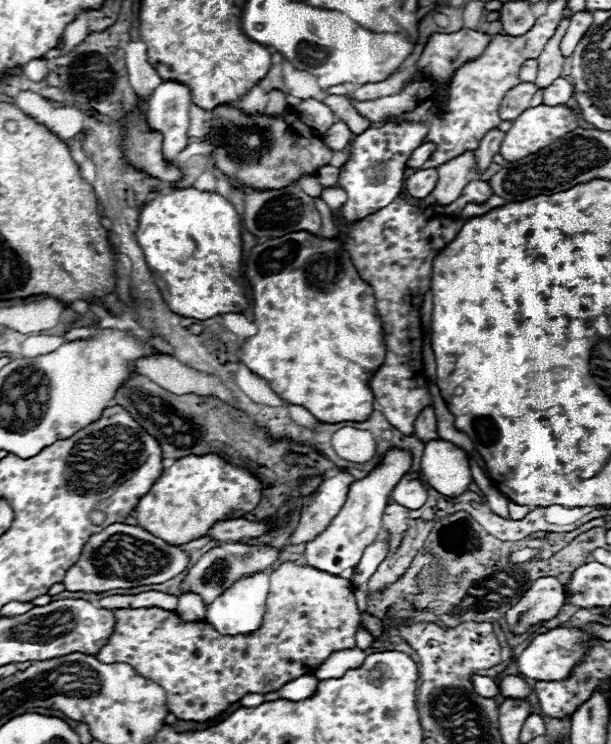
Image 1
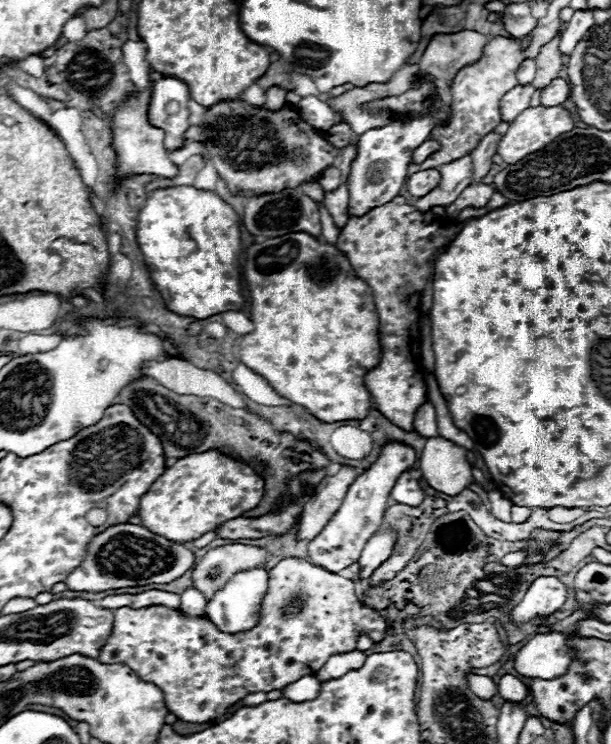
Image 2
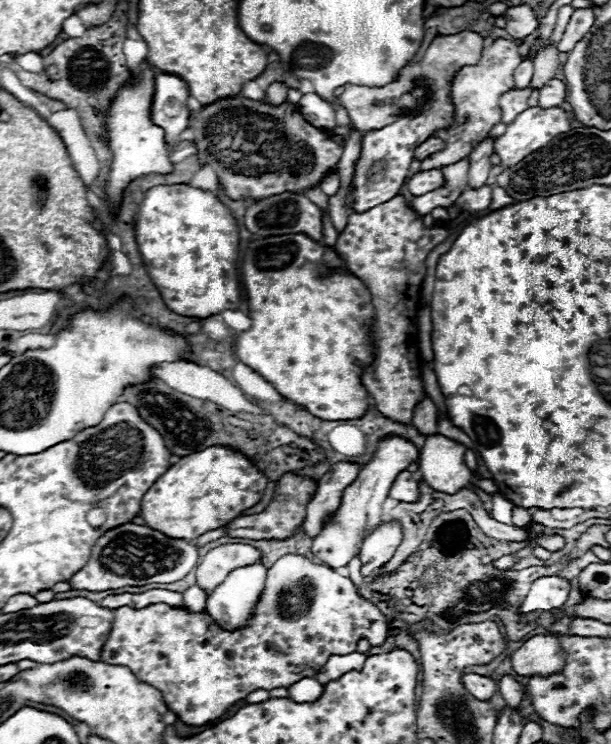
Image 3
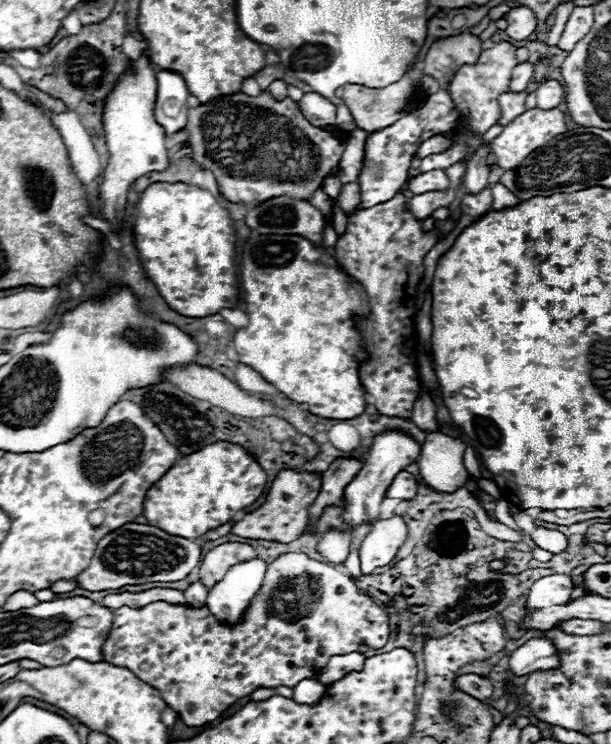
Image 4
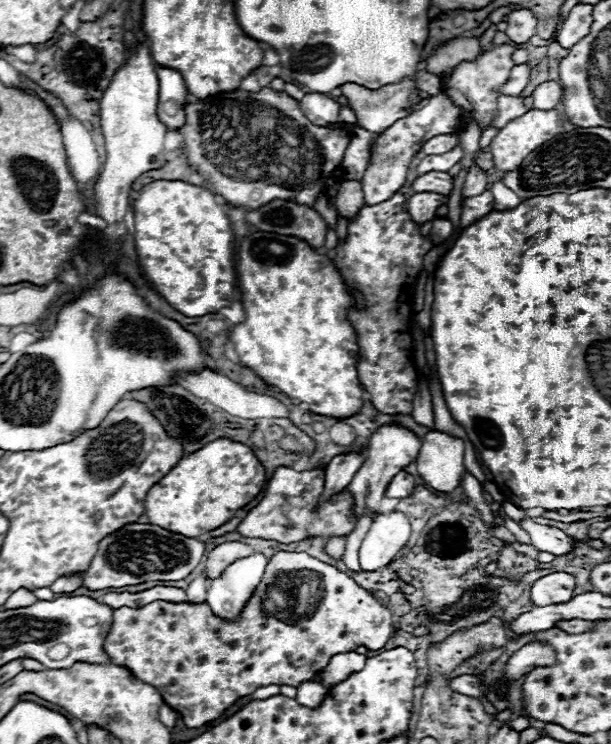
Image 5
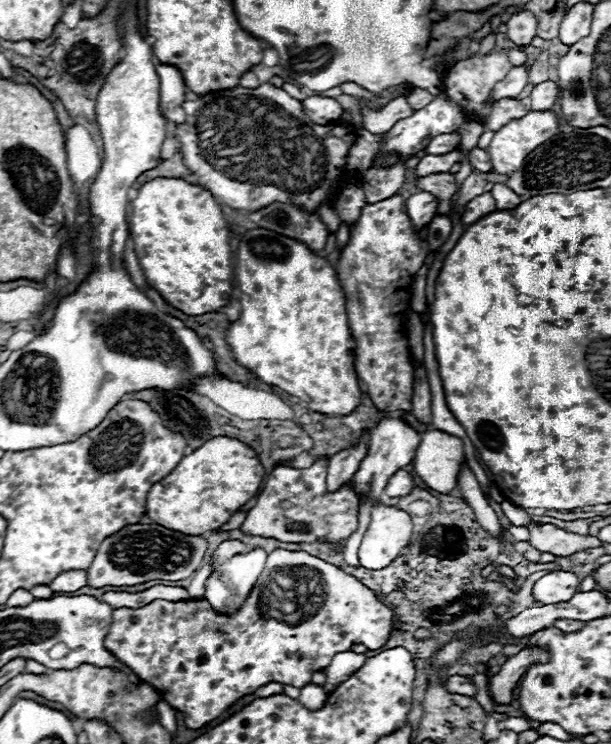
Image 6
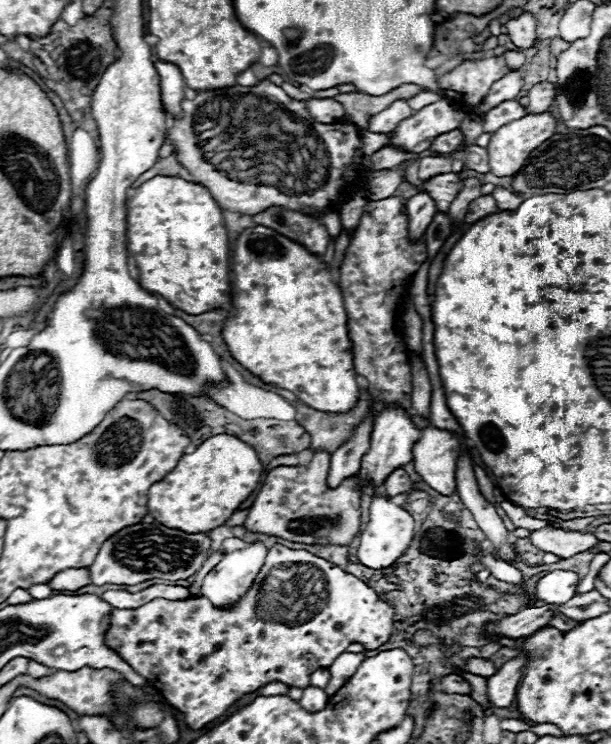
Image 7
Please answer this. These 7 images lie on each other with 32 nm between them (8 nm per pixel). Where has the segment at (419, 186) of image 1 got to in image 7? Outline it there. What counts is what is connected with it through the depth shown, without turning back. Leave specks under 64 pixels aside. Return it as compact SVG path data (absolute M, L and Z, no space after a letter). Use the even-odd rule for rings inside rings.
M438 174L432 180L424 182L424 188L428 194L432 194L432 200L436 202L437 210L448 212L450 202L458 196L458 192L464 188L464 180L458 178L458 174Z

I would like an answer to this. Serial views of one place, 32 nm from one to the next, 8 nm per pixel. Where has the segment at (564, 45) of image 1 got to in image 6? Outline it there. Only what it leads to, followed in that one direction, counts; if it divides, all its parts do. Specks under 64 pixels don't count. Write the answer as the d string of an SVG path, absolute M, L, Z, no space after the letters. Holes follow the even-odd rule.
M578 2L574 4L560 22L560 40L564 44L574 44L580 38L590 34L590 22L592 22L594 4L590 2Z

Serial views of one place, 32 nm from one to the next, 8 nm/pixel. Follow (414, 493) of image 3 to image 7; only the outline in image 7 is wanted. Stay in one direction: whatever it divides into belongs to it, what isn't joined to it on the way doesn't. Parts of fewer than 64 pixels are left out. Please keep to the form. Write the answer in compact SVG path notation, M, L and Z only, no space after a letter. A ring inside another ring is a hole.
M402 468L394 470L394 472L384 480L384 492L386 492L388 496L402 494L402 492L406 492L408 488L412 488L412 482L410 482L408 474L406 474Z

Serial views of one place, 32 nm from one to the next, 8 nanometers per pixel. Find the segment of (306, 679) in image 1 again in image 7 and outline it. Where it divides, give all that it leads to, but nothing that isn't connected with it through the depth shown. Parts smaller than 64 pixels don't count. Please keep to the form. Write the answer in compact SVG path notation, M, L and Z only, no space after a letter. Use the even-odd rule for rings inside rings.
M308 686L308 688L304 688L304 694L302 694L302 698L298 702L300 702L300 706L304 710L318 712L318 710L324 710L324 706L328 704L328 696L324 694L324 690Z

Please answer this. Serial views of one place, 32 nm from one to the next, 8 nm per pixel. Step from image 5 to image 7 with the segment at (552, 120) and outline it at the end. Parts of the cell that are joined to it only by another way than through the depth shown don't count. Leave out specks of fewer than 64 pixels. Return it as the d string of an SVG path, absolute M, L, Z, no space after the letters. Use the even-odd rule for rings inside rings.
M542 112L542 114L526 114L506 126L502 126L500 130L496 130L486 146L488 152L488 166L490 166L490 174L494 176L514 176L526 162L528 154L532 150L536 150L536 146L540 146L542 142L546 142L548 138L552 138L556 134L556 118L550 112Z

